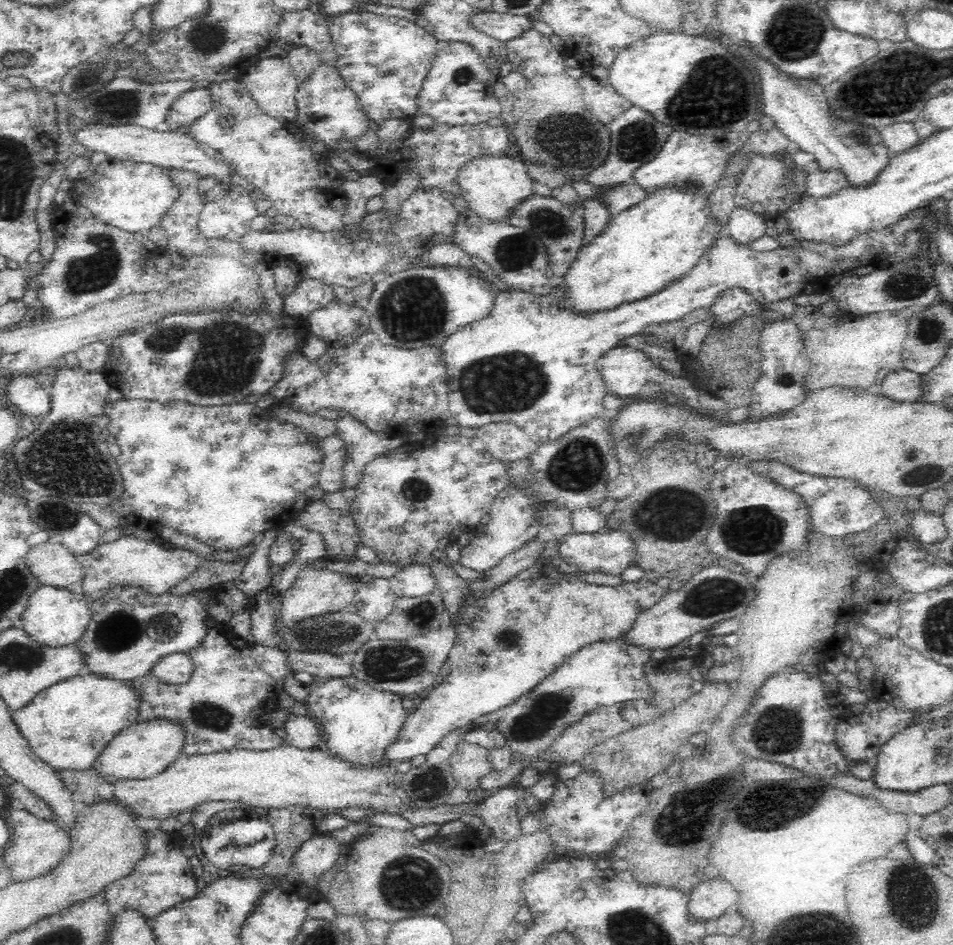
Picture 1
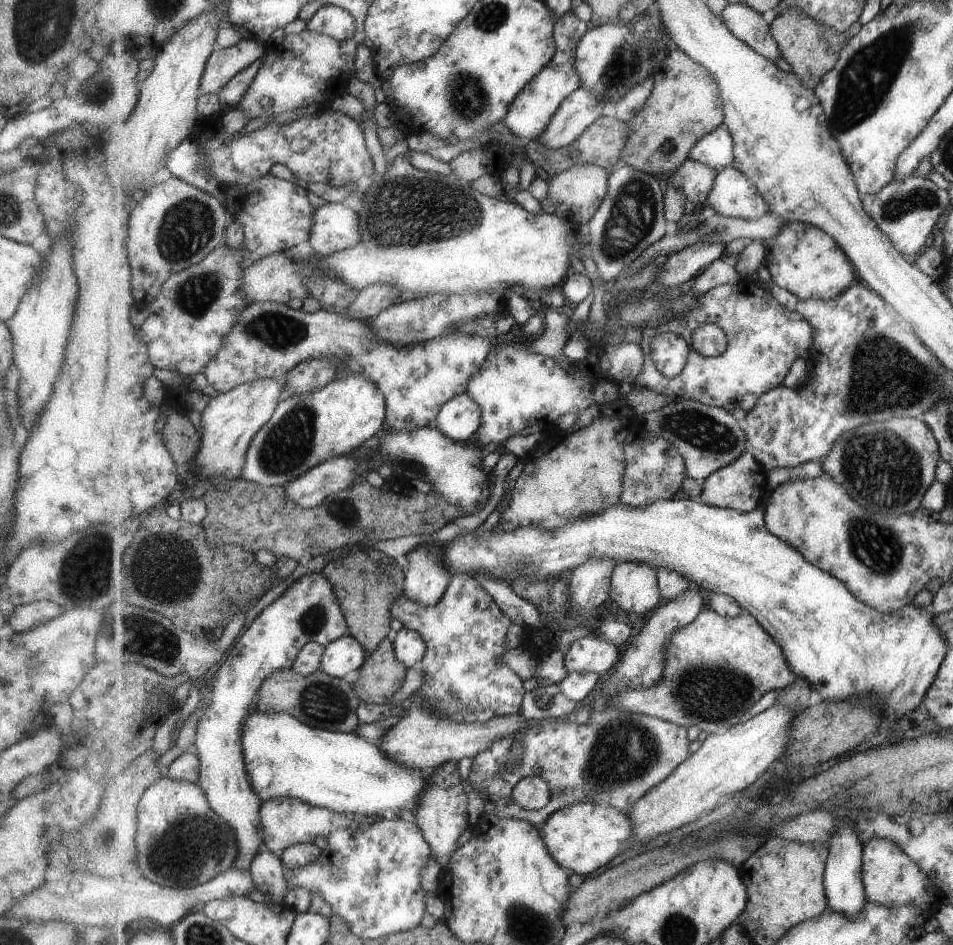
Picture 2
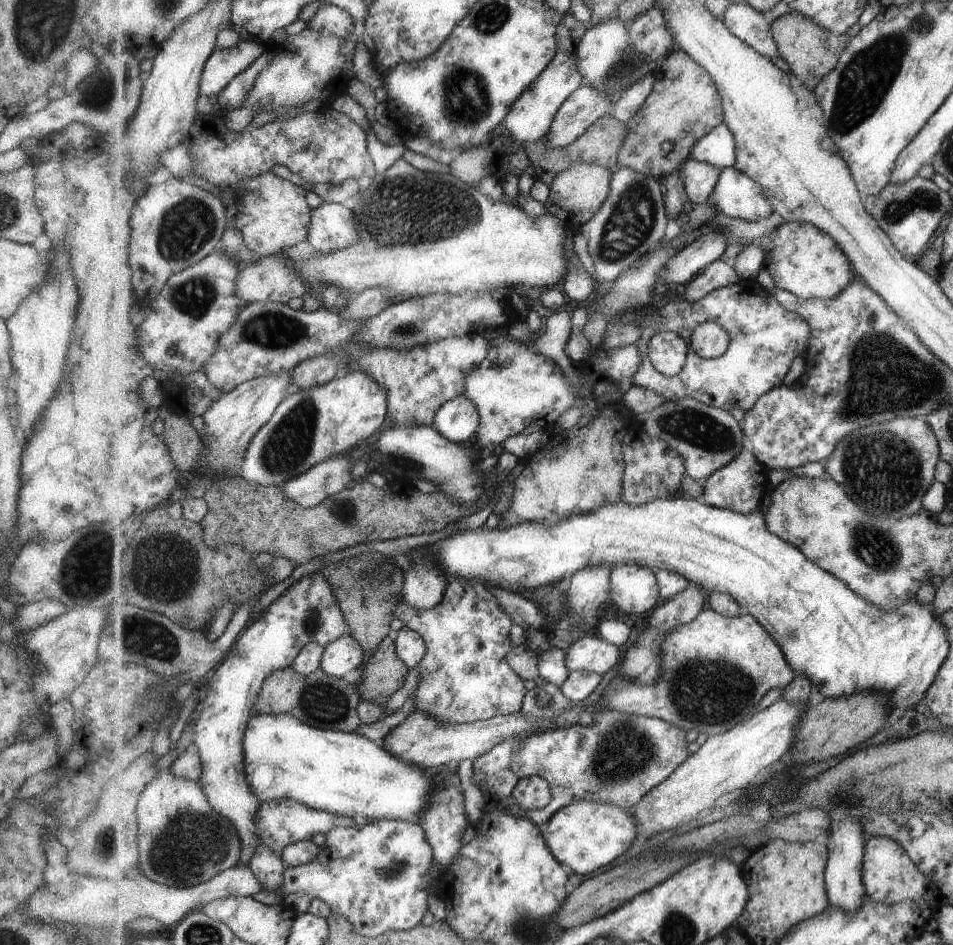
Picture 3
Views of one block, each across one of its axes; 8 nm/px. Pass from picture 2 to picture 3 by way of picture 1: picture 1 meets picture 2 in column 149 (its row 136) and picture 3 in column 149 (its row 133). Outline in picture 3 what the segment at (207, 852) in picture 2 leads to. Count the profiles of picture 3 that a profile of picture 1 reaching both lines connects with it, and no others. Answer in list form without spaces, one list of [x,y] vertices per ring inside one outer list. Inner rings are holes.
[[[164,760],[164,762],[166,763],[166,766],[161,769],[159,776],[157,776],[142,791],[138,803],[138,820],[141,832],[141,836],[138,837],[138,848],[141,854],[141,870],[143,870],[144,879],[146,881],[154,881],[155,883],[170,887],[194,887],[215,878],[215,876],[219,876],[221,872],[226,871],[228,868],[237,867],[239,862],[241,862],[241,854],[243,854],[243,842],[241,842],[241,838],[239,838],[237,828],[235,828],[235,826],[233,826],[227,818],[223,818],[219,812],[215,812],[215,809],[211,806],[210,800],[207,800],[206,792],[203,790],[201,783],[191,782],[191,780],[187,780],[186,778],[179,778],[179,776],[175,776],[175,774],[173,774],[171,769],[168,767],[168,764],[170,764],[171,761]]]

